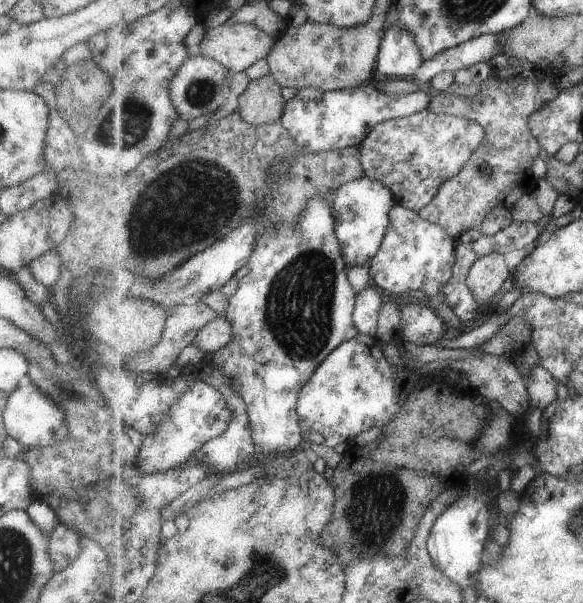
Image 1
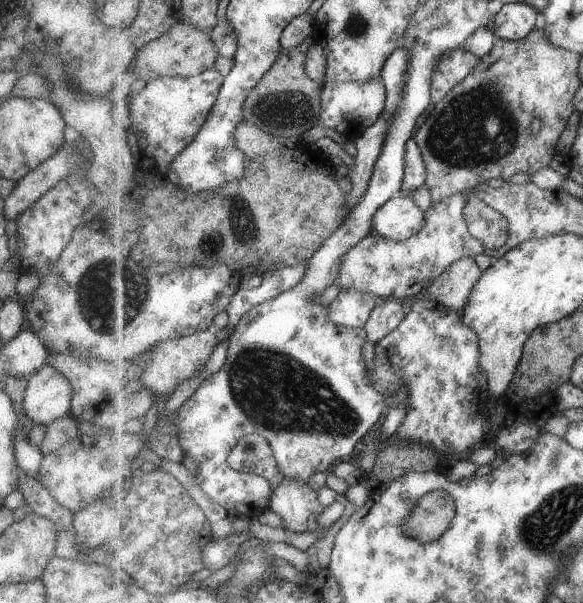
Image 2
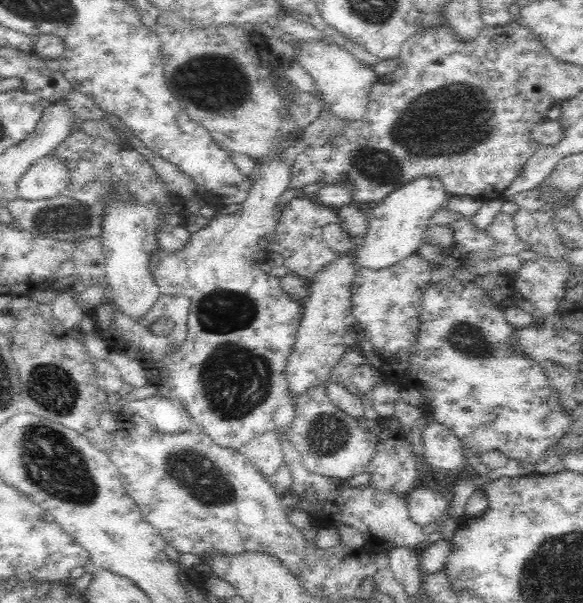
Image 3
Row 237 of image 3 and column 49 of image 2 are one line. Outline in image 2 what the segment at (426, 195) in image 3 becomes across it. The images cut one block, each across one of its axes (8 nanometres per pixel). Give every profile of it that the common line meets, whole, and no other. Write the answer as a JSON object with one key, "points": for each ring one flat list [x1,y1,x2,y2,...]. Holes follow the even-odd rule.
{"points":[[45,362,26,377,21,408,32,425,47,426,55,418,66,416,70,398,70,384,61,372]]}

